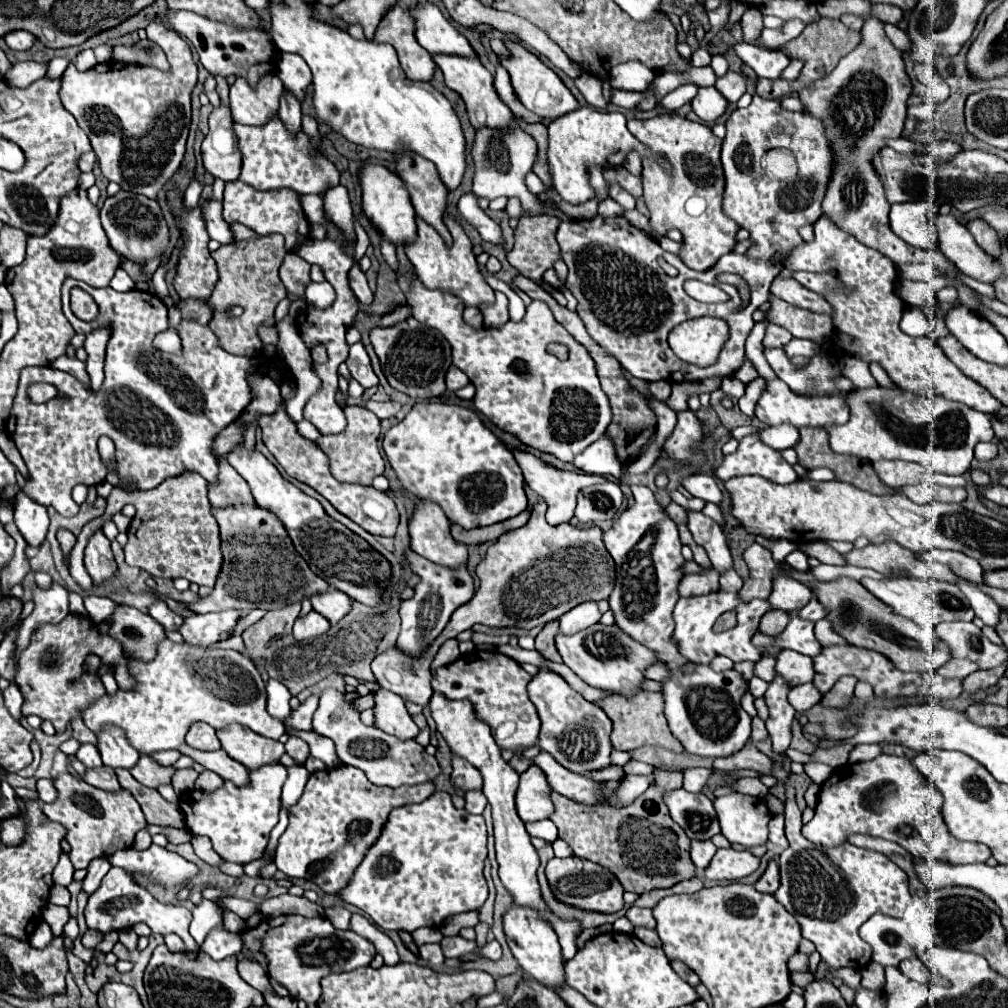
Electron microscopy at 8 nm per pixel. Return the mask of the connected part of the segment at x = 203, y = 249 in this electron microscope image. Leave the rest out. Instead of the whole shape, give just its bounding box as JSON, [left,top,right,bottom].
[168,191,218,301]

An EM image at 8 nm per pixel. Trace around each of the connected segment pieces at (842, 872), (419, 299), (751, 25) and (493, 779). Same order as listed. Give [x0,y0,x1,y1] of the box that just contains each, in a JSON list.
[[774,783,912,969],[406,277,612,461],[742,7,762,43],[428,692,582,961]]

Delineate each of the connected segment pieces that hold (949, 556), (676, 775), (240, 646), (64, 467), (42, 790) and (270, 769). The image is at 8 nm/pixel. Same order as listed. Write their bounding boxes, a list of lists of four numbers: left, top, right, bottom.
[[916,549,982,583],[550,769,696,895],[209,636,245,652],[6,277,270,517],[38,779,58,803],[180,763,288,863]]

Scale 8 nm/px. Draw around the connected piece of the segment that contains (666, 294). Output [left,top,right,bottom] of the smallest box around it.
[556,217,778,381]

